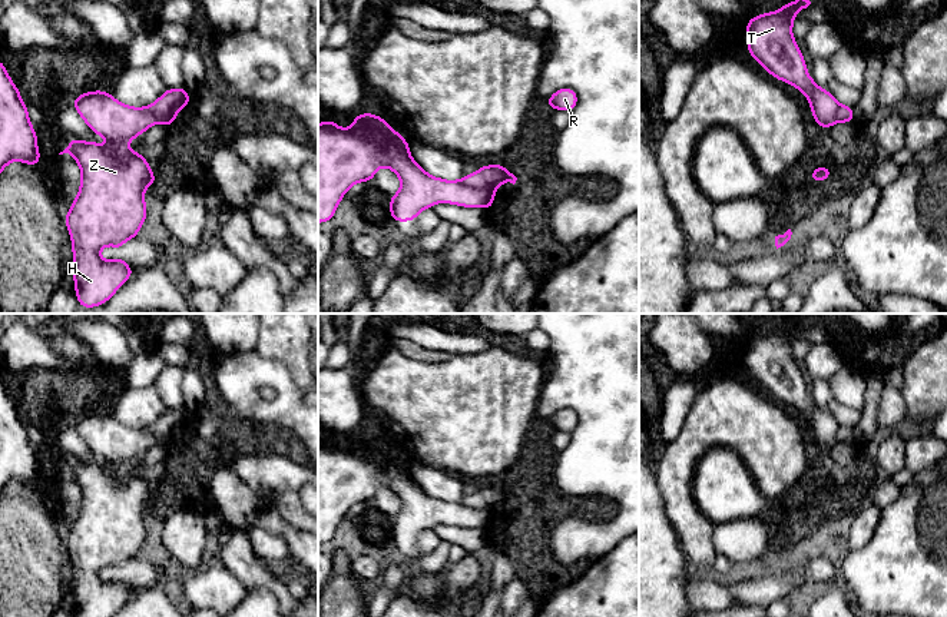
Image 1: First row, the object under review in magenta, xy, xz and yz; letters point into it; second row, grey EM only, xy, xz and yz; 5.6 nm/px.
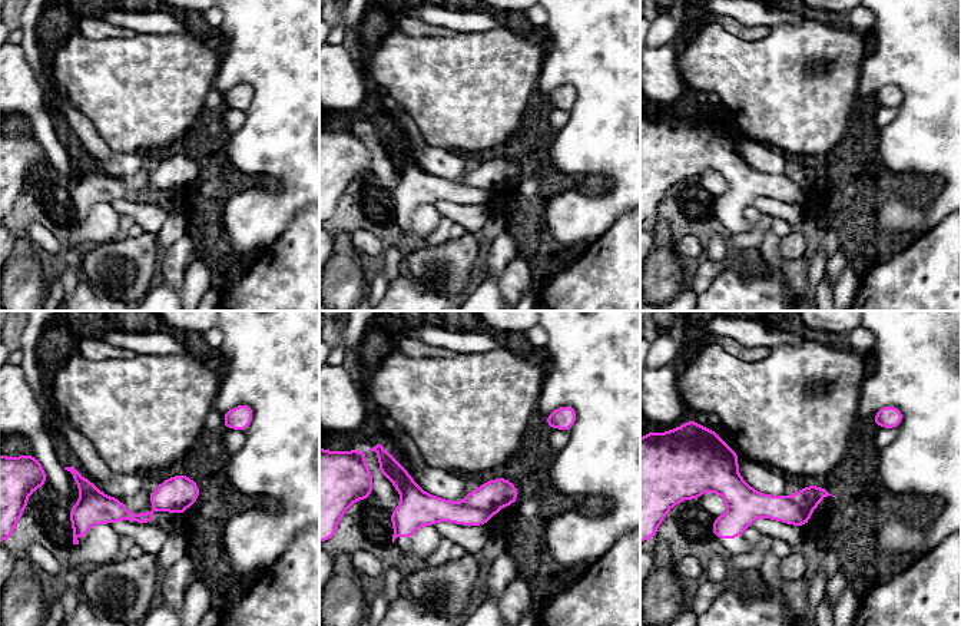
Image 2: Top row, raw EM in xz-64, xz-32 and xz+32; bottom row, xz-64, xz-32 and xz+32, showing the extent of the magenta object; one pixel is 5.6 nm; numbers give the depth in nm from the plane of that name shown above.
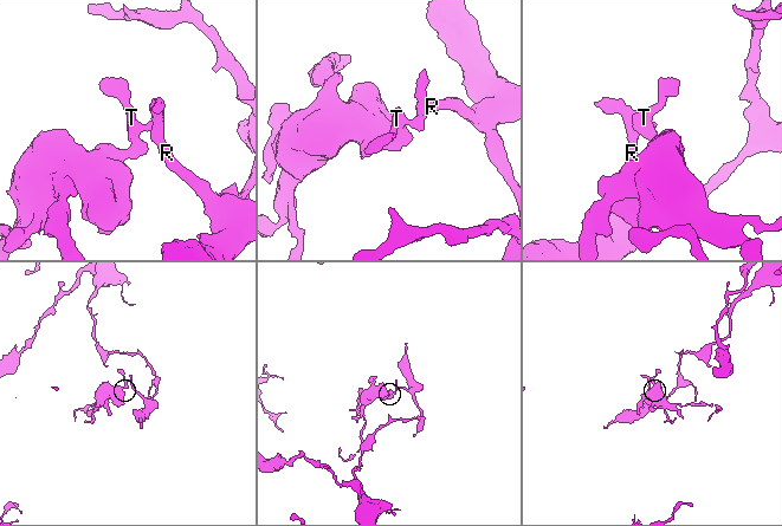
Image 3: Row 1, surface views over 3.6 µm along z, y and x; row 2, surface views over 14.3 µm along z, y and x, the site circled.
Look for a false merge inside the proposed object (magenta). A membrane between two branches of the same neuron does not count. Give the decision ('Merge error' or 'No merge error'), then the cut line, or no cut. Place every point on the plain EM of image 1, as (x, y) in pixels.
Merge error. Split along xz (460, 501), (493, 514)

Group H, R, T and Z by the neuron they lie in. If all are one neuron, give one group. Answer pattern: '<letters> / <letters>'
H Z / R T

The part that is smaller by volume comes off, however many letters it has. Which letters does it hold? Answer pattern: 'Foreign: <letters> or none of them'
Foreign: H, Z

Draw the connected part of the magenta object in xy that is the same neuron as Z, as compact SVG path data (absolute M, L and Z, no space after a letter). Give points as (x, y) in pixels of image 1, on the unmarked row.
M100 409L85 412L70 422L89 450L110 462L105 468L69 458L67 468L59 474L72 475L82 491L79 514L63 538L72 560L74 613L76 617L113 617L135 590L120 575L115 581L103 581L99 571L109 565L120 571L126 561L138 557L146 541L143 512L155 505L158 498L152 494L149 482L139 472L129 471L126 464L153 447L158 437L149 427L128 427Z

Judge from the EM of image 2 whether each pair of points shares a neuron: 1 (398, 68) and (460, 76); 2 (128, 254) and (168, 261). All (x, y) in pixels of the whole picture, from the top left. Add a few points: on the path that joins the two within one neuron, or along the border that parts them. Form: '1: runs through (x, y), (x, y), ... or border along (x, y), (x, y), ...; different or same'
1: runs through (414, 73), (421, 76), (444, 76); same
2: border along (161, 254), (156, 268); different

